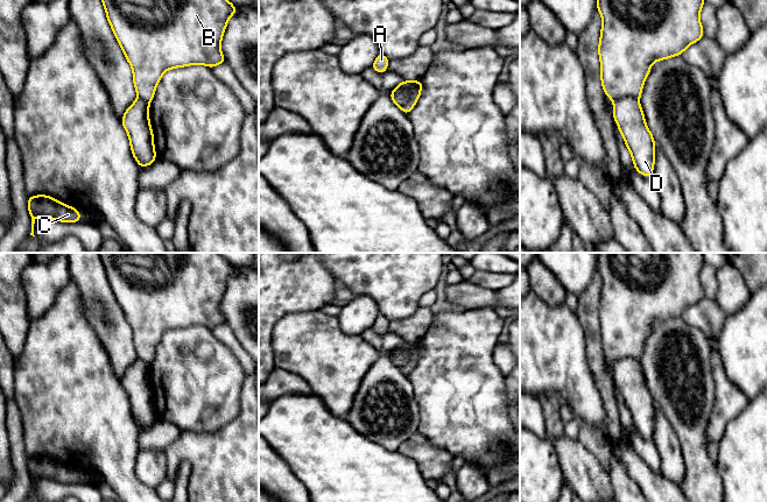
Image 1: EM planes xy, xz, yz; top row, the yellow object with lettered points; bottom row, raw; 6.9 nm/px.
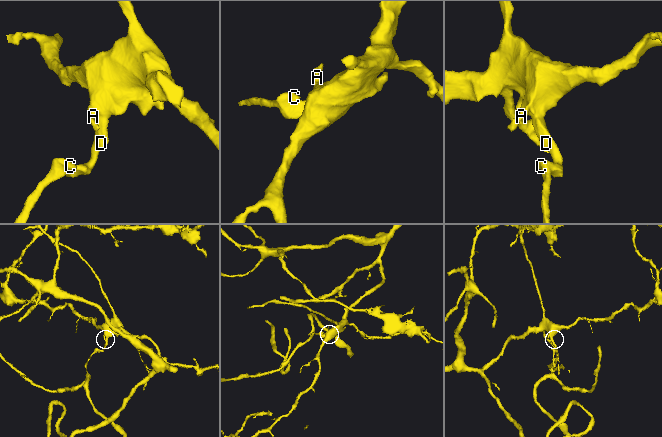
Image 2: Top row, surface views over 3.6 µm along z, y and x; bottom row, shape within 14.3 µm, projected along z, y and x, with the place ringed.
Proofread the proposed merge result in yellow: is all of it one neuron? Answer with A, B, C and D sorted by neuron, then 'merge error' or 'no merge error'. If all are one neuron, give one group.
A B / C D | merge error

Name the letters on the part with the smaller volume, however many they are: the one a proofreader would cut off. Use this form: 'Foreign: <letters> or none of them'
Foreign: C, D

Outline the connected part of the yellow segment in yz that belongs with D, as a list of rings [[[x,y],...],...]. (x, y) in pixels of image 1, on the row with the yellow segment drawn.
[[[621,98],[613,102],[614,122],[632,155],[635,170],[652,177],[655,162],[655,140],[646,125],[638,99]]]

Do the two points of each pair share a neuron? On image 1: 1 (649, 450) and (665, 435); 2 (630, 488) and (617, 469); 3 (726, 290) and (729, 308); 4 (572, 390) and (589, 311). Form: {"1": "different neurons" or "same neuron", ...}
{"1": "different neurons", "2": "same neuron", "3": "same neuron", "4": "different neurons"}

